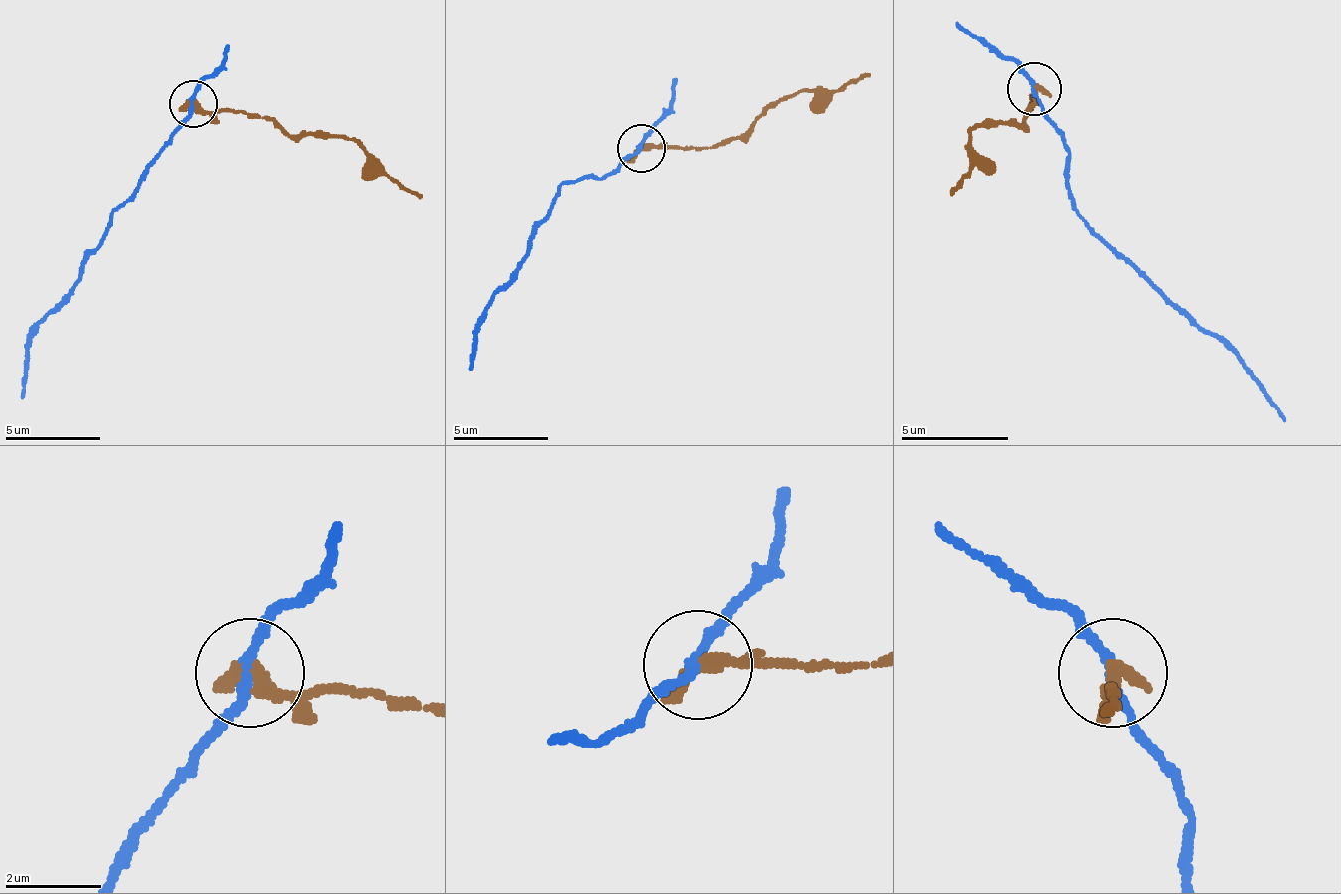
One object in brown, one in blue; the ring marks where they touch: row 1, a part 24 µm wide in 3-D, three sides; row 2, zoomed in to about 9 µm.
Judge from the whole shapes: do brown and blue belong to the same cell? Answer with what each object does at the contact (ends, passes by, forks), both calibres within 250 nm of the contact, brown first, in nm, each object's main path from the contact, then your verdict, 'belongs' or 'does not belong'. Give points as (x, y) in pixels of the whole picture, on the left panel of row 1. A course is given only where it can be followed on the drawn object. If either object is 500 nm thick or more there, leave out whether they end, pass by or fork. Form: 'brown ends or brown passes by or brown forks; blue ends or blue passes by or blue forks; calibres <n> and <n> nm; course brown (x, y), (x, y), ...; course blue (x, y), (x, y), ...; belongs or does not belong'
brown ends; blue passes by; calibres 400 and 190 nm; course brown (194, 105), (266, 114), (289, 133), (347, 133), (389, 176), (423, 195); course blue (194, 105), (156, 162), (113, 214), (80, 281), (37, 324), (23, 400); does not belong

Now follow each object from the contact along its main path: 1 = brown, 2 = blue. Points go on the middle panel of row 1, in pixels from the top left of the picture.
1: (642, 149), (714, 149), (728, 144), (795, 97), (837, 92), (871, 73)
2: (642, 149), (604, 177), (561, 187), (528, 258), (485, 311), (471, 368)

